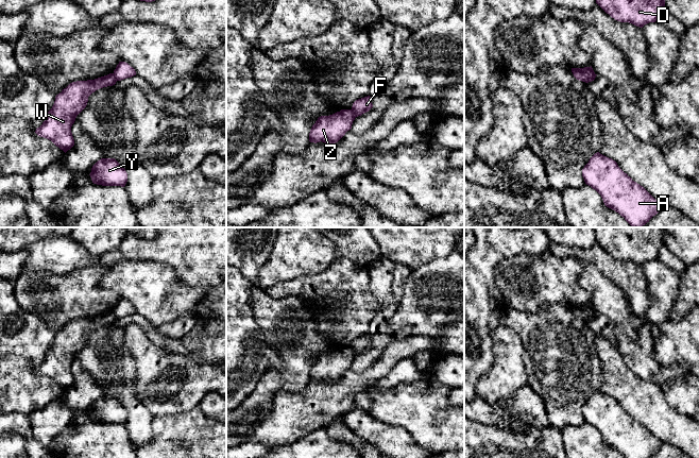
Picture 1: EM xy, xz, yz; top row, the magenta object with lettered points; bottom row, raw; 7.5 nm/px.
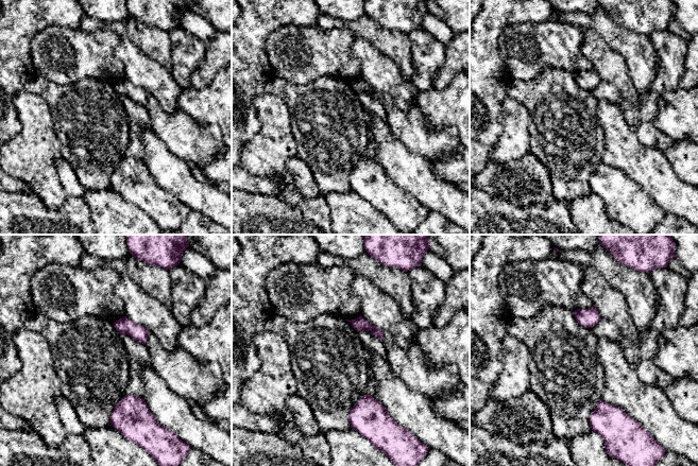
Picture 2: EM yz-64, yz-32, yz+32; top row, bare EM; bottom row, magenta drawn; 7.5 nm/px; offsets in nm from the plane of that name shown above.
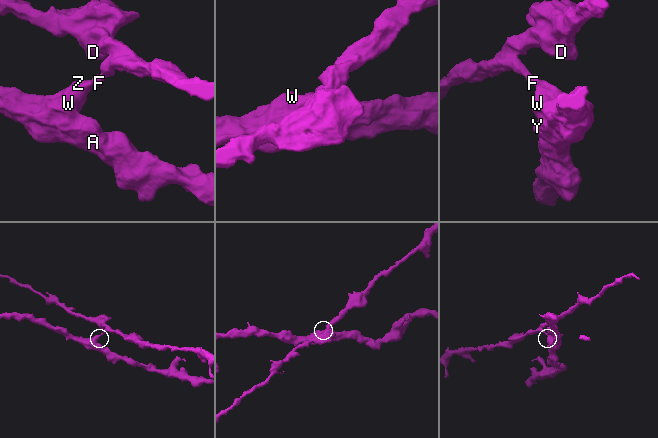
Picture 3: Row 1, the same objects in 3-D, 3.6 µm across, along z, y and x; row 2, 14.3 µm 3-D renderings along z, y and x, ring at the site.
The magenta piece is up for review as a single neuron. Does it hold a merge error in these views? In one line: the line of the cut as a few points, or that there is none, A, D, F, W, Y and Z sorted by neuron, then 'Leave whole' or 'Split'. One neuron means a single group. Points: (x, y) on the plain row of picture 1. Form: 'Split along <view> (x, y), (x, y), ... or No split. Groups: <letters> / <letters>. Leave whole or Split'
Split along xy (113, 311), (117, 318). Groups: A W Y Z / D F. Split

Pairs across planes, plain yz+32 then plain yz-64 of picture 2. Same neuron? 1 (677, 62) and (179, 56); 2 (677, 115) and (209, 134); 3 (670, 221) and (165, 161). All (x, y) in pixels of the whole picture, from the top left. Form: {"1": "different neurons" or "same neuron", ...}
{"1": "same neuron", "2": "different neurons", "3": "different neurons"}

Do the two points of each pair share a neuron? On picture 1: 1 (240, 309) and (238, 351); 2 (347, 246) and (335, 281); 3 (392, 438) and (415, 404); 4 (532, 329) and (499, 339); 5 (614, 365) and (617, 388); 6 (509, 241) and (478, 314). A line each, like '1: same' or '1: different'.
1: same
2: different
3: different
4: different
5: same
6: same

